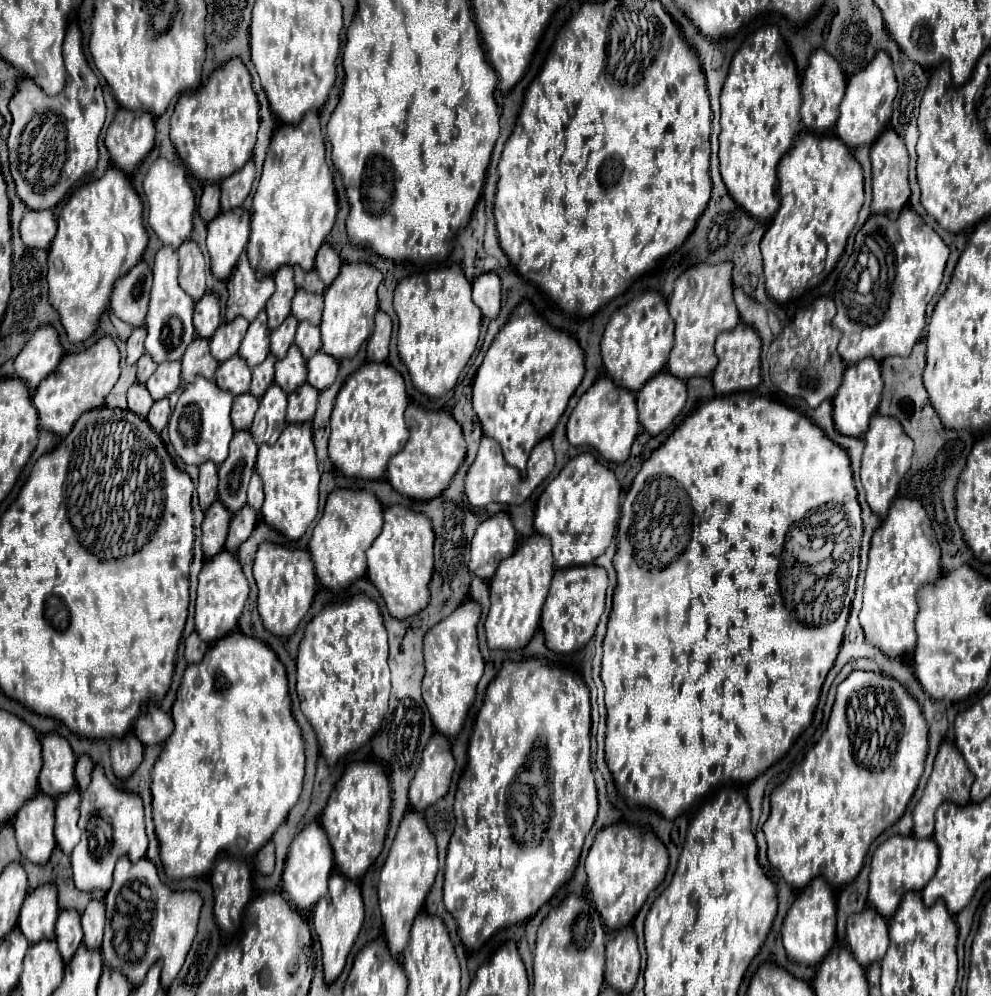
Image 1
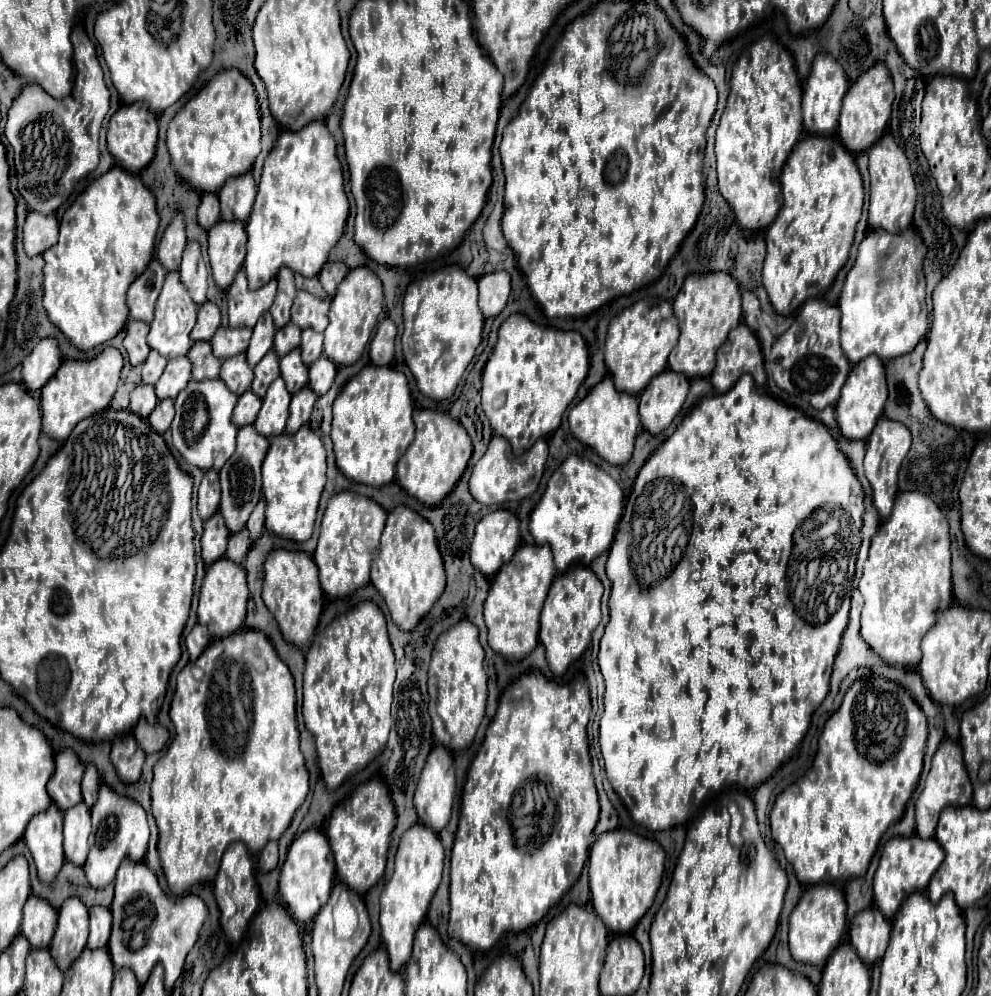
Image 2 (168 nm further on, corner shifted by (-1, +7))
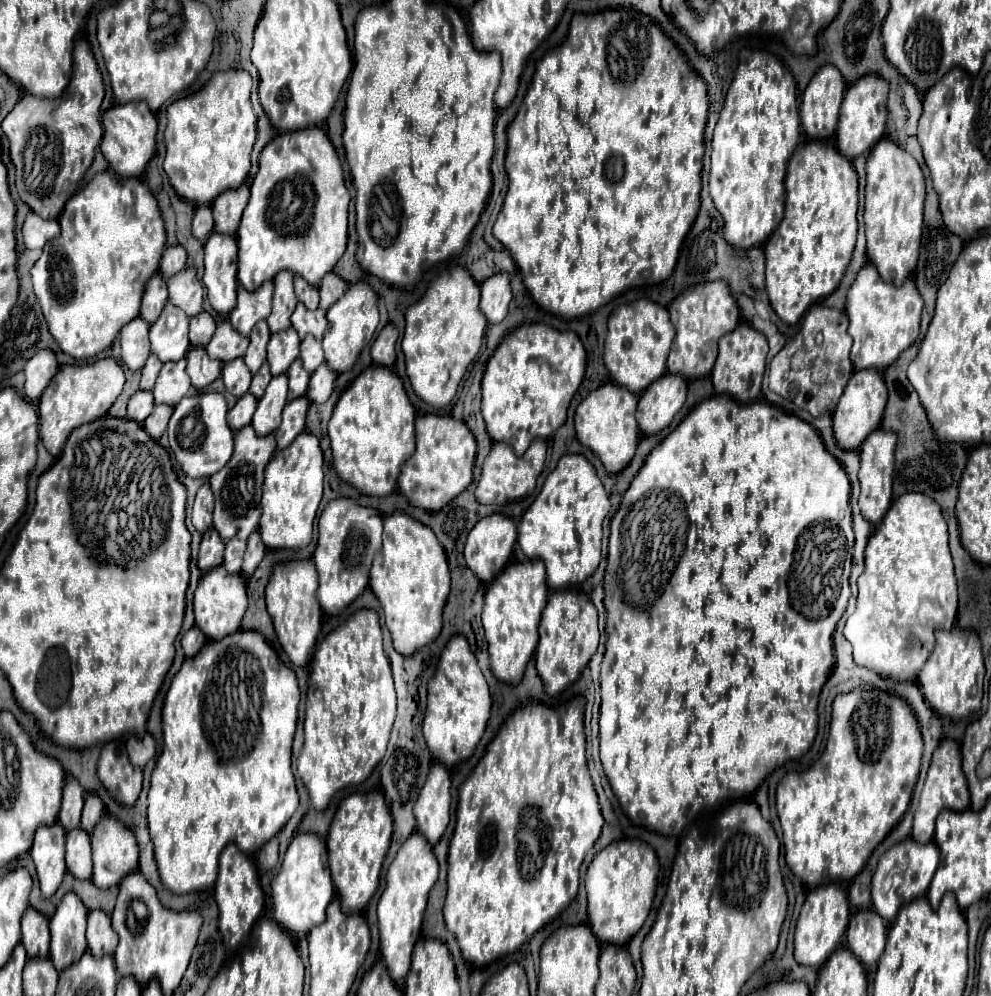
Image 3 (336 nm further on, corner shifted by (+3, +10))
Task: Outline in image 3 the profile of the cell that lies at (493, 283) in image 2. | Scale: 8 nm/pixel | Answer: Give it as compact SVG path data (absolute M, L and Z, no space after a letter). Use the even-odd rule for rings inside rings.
M506 273L492 275L480 285L480 289L482 289L480 311L486 315L490 323L500 323L506 317L508 305L512 301L512 289L510 289L508 275Z

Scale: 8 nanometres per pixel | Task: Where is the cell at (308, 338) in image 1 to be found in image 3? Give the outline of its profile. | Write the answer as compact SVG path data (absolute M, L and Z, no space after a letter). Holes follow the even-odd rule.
M306 337L300 343L300 359L302 359L304 369L308 373L314 373L318 369L318 365L324 361L324 353L322 353L320 341L316 341L314 337Z

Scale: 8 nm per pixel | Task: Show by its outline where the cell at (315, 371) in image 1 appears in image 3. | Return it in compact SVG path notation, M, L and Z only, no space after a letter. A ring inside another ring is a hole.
M322 363L322 365L318 367L318 371L310 375L306 399L312 401L312 403L324 403L324 401L332 395L334 379L336 379L334 371L332 371L326 363Z

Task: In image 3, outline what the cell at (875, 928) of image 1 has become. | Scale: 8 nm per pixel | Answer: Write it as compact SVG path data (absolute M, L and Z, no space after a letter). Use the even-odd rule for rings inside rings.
M874 909L858 911L848 925L848 949L862 961L862 965L876 965L886 945L886 923Z

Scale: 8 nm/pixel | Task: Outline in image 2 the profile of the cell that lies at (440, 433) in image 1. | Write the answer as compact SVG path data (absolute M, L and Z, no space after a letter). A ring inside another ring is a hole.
M430 408L416 410L414 424L416 436L408 446L406 454L396 464L396 480L410 496L418 498L428 506L436 506L450 494L454 484L460 480L472 456L472 442L460 422L450 418L450 414L446 412L436 412Z

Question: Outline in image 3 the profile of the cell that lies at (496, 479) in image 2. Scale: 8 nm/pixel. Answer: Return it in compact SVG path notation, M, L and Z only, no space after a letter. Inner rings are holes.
M544 439L532 441L532 445L524 453L524 457L518 457L514 453L514 449L510 449L510 445L506 445L506 443L494 443L486 461L484 461L482 477L476 487L478 503L504 505L508 501L516 501L516 499L522 499L524 495L530 495L536 487L538 475L542 473L544 461L546 461L546 441Z

